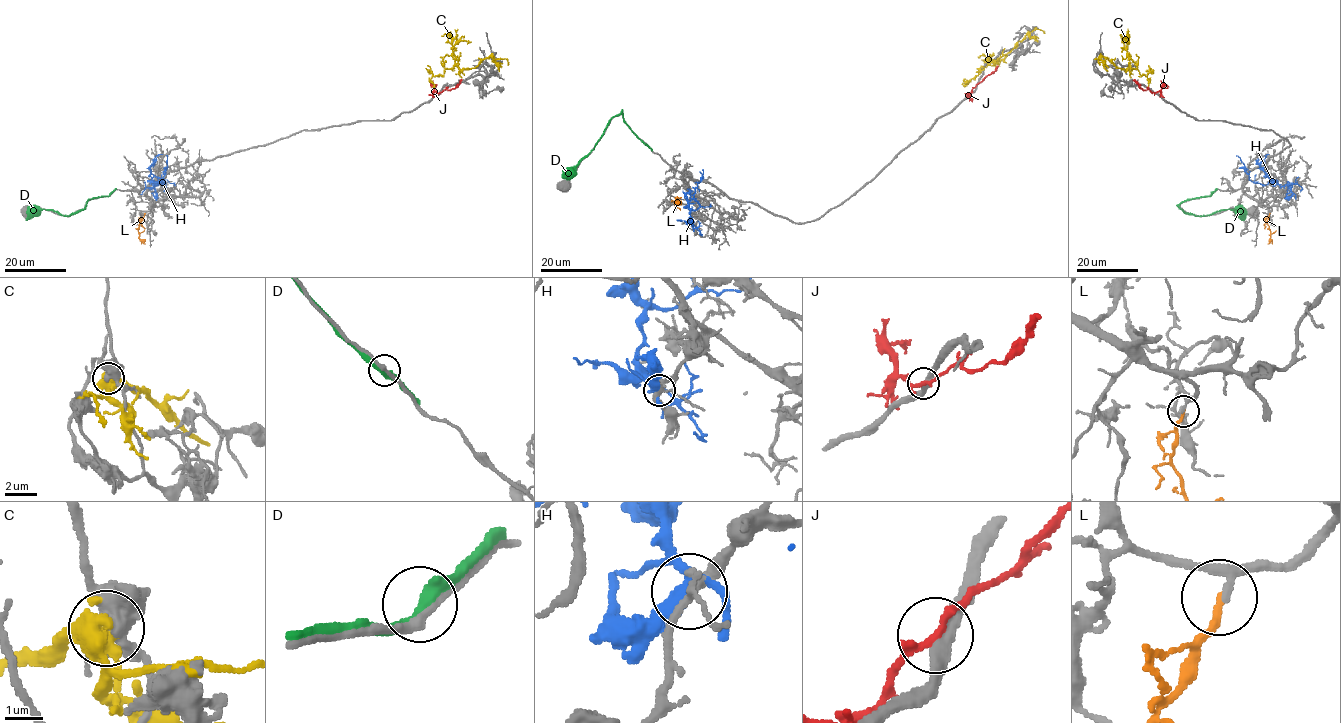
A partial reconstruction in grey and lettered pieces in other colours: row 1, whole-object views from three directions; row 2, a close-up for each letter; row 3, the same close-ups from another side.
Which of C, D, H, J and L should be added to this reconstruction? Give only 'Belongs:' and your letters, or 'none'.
Belongs: L

